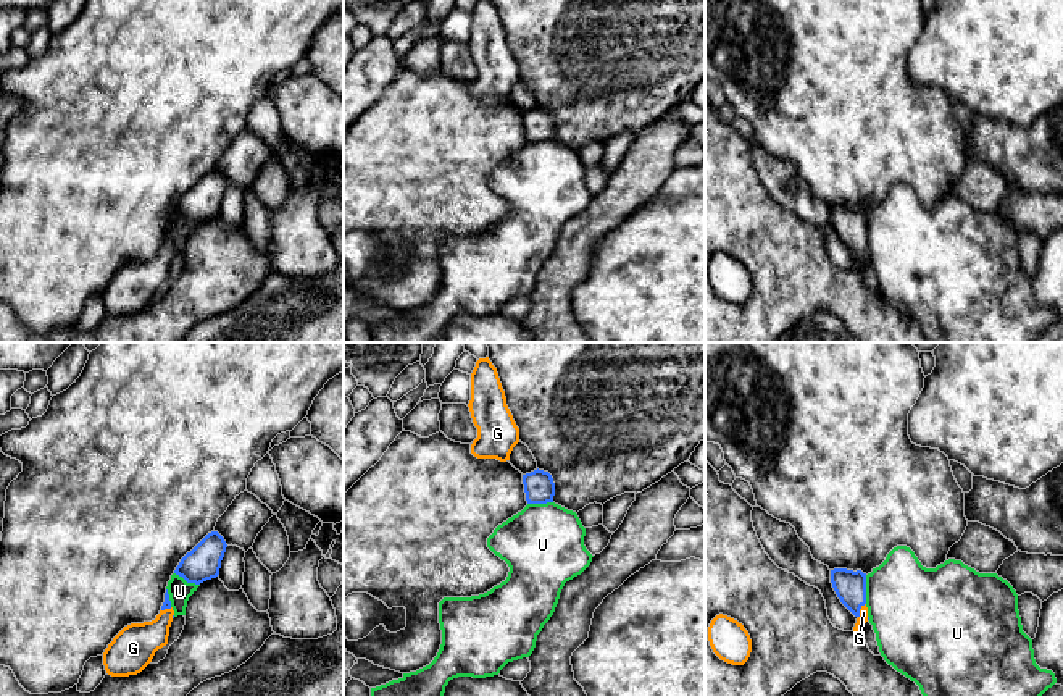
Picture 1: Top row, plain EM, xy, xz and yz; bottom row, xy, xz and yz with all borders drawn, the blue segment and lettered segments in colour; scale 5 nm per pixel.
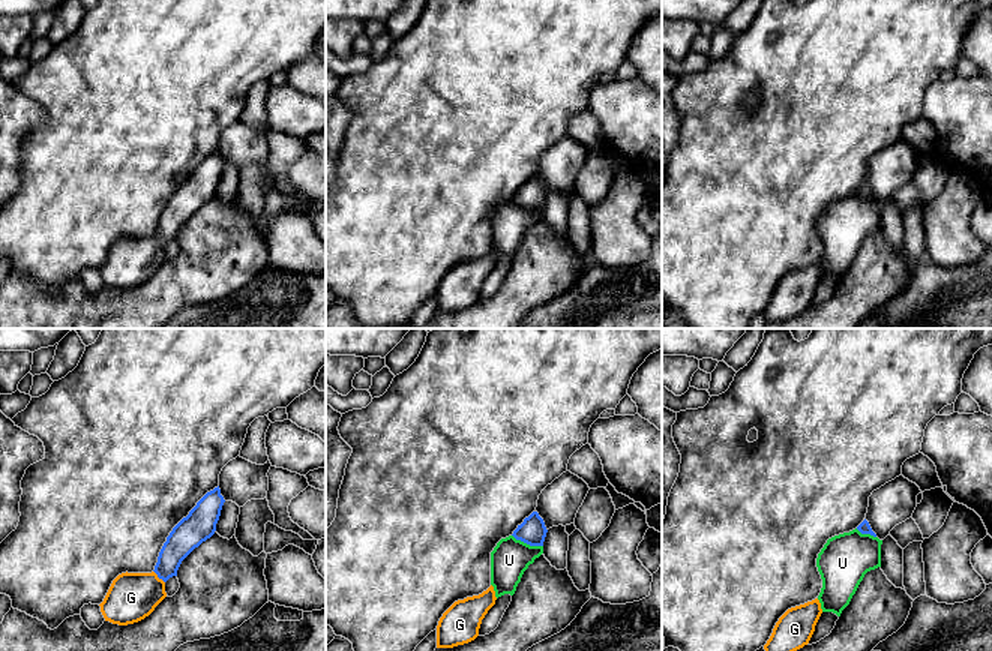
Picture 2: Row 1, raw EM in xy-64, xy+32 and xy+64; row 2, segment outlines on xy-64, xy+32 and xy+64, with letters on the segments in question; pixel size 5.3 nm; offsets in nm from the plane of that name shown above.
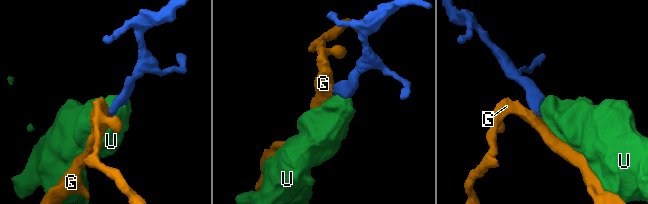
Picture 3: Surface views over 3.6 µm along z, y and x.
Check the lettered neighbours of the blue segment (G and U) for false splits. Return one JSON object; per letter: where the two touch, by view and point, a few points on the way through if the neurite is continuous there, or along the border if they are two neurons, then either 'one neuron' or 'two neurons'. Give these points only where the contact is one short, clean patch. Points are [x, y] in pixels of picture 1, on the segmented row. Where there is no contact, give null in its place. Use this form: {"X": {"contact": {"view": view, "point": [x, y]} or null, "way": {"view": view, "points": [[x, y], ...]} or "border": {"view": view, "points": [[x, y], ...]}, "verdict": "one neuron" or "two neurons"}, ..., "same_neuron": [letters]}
{"G": {"contact": {"view": "yz", "point": [858, 611]}, "way": {"view": "yz", "points": [[850, 586], [858, 611], [863, 612]]}, "verdict": "one neuron"}, "U": {"contact": {"view": "yz", "point": [865, 590]}, "border": {"view": "yz", "points": [[865, 575], [867, 603]]}, "verdict": "two neurons"}, "same_neuron": ["G"]}

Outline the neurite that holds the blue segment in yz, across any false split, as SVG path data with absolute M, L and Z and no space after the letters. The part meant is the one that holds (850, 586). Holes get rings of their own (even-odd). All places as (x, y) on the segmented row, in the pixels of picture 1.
M834 568L831 570L831 583L840 602L857 617L853 631L863 635L863 627L868 622L866 573Z

